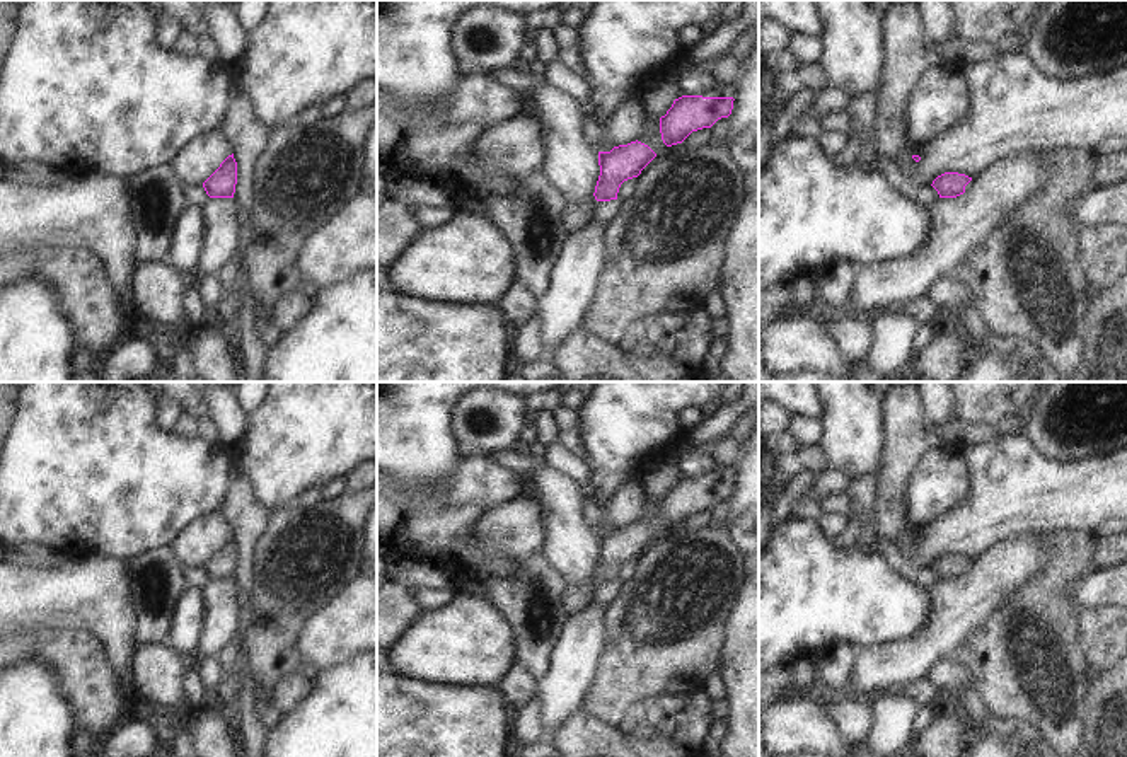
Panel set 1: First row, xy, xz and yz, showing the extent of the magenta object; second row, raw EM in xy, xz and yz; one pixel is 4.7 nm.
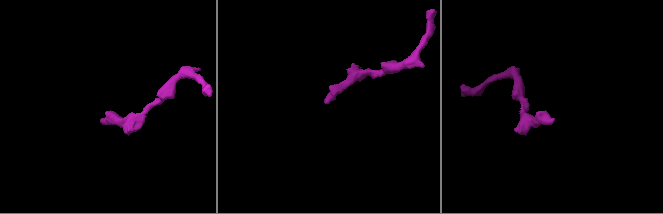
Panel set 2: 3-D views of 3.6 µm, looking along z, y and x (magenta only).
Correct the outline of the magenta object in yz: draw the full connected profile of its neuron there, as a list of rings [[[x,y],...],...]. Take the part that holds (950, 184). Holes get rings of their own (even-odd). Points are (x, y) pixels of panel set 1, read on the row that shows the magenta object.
[[[945,172],[933,181],[933,188],[938,191],[939,198],[957,198],[965,193],[965,186],[972,177],[958,172]]]

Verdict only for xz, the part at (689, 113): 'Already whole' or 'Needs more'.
Needs more.

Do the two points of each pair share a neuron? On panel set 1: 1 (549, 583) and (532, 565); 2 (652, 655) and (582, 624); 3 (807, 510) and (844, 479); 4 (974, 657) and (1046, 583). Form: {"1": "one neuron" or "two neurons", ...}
{"1": "one neuron", "2": "two neurons", "3": "one neuron", "4": "one neuron"}

